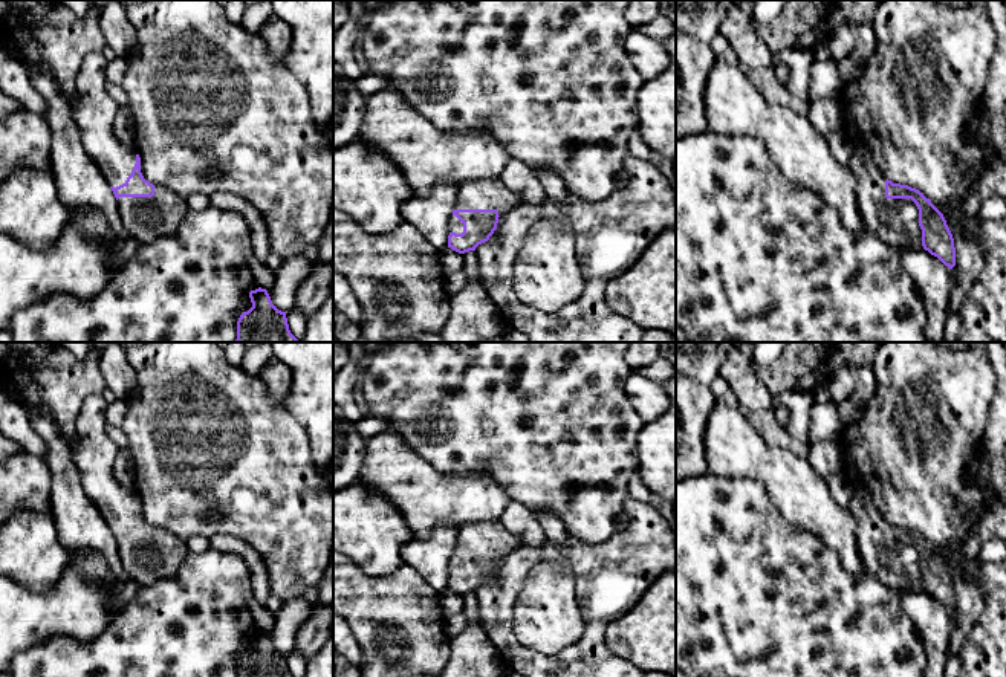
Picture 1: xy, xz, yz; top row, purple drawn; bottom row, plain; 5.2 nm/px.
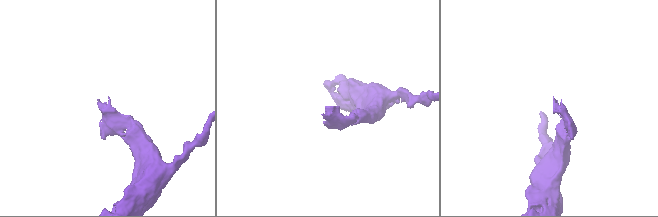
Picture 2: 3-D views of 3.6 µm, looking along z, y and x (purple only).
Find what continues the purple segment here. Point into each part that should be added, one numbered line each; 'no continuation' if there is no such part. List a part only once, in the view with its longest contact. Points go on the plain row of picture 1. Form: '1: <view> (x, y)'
1: yz (893, 563)

